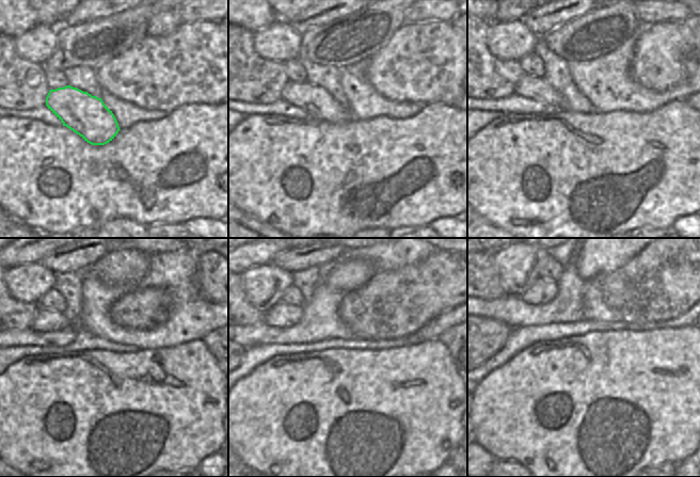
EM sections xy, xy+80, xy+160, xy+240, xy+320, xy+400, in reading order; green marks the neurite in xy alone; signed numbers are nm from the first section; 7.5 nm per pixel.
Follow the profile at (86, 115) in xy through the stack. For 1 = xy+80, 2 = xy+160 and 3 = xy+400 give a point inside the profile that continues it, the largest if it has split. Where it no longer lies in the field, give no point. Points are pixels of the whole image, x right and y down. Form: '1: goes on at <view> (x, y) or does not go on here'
1: goes on at xy+80 (318, 104)
2: goes on at xy+160 (537, 89)
3: goes on at xy+400 (543, 290)

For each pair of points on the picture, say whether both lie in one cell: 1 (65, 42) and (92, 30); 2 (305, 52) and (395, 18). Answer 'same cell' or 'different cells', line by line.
1: same cell
2: same cell

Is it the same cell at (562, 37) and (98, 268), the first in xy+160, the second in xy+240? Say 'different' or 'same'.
same

